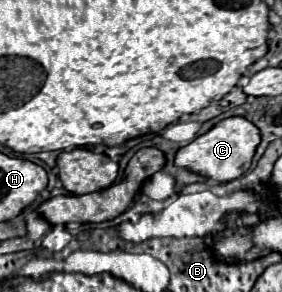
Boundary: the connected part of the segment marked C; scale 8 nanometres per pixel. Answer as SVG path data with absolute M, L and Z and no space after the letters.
M226 117L226 119L218 121L206 133L198 135L188 145L180 147L176 151L174 165L184 167L202 177L210 177L216 183L228 183L232 179L238 179L242 173L246 173L250 169L258 143L260 143L260 131L256 129L256 125L252 125L244 117Z

